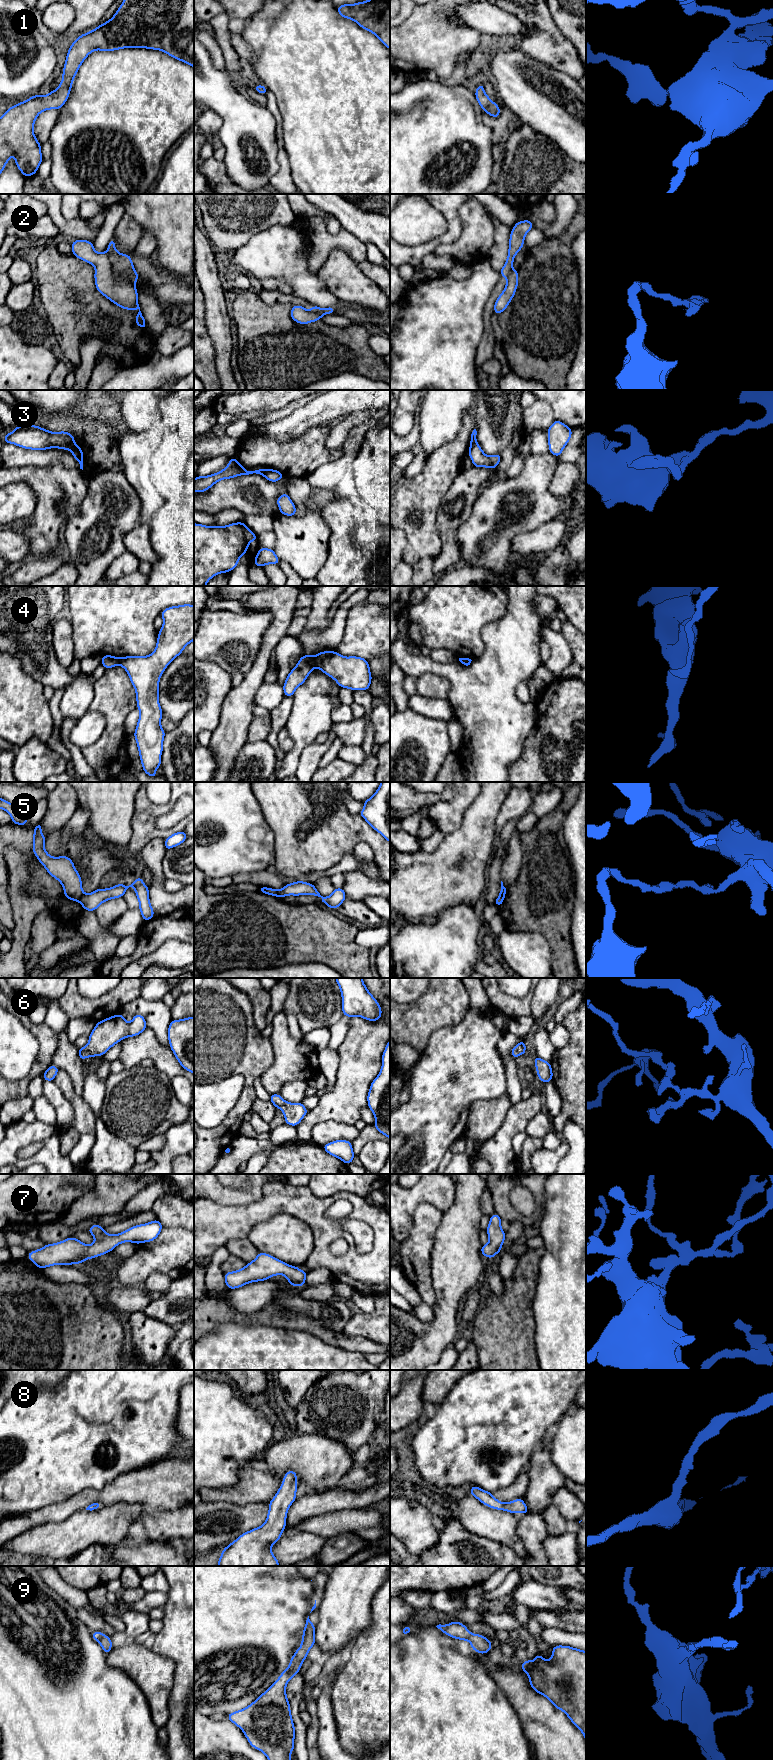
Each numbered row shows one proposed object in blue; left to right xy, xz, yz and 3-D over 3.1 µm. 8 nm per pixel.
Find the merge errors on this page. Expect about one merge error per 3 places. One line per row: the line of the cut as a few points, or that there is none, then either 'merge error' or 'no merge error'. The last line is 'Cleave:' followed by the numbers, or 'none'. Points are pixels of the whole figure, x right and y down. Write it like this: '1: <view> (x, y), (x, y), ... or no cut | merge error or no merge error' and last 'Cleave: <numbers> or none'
1: no cut | no merge error
2: xy (107, 251), (112, 271), (119, 276), (126, 277), (134, 284) | merge error
3: xz (268, 469), (264, 476) | merge error
4: xz (314, 656), (315, 666) | merge error
5: xy (83, 893), (78, 901) | merge error
6: no cut | no merge error
7: no cut | no merge error
8: no cut | no merge error
9: no cut | no merge error
Cleave: 2, 3, 4, 5

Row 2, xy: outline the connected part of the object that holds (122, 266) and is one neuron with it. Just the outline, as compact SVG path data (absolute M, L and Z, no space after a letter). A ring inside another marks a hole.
M114 238L110 240L107 252L114 274L122 278L127 278L131 283L135 284L140 277L135 271L131 256L117 252Z

